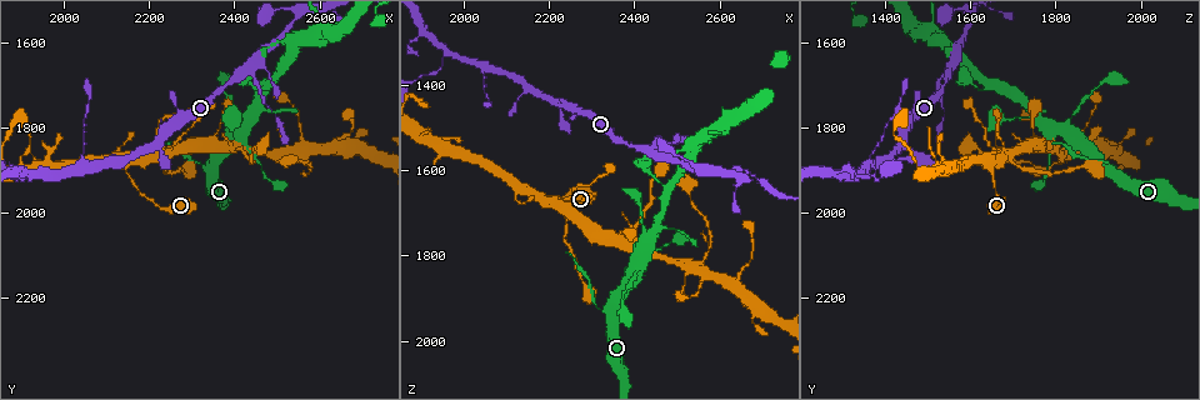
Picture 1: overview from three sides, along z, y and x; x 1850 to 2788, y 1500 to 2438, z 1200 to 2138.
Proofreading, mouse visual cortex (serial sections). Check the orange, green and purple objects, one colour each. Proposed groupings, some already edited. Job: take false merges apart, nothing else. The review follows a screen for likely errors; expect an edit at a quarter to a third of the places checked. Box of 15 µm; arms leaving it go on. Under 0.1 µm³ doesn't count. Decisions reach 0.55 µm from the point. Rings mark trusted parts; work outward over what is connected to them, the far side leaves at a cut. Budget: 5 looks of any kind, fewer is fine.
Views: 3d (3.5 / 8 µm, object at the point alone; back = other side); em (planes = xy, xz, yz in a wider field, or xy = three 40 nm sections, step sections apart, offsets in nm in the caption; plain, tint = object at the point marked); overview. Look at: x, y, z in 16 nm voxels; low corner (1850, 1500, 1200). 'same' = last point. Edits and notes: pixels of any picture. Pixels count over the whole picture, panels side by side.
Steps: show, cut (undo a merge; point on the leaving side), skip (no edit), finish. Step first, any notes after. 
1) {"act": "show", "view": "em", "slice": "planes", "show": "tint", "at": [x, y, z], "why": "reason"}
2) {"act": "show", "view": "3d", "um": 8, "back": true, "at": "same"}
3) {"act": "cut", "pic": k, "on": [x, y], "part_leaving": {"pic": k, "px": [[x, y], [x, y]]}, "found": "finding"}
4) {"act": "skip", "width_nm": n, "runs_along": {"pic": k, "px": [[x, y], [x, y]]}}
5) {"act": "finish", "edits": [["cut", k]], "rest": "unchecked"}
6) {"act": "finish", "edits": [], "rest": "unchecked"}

{"act": "show", "view": "3d", "um": 3.5, "at": [1965, 1920, 1330], "why": "thick turns thin"}

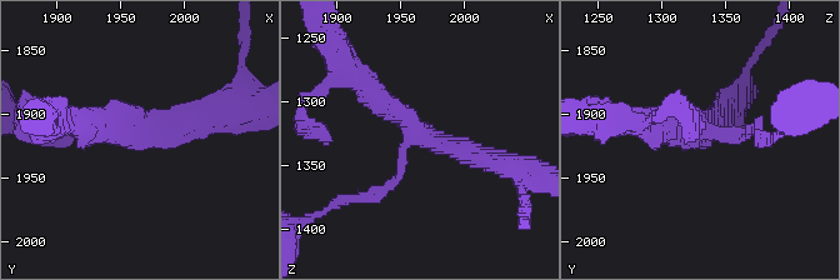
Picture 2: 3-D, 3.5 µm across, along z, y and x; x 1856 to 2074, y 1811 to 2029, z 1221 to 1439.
{"act": "show", "view": "em", "slice": "xy", "step": 1, "show": "tint", "at": [1958, 1914, 1326], "arms": 3, "arm_widths_nm": [150, 300, 350]}

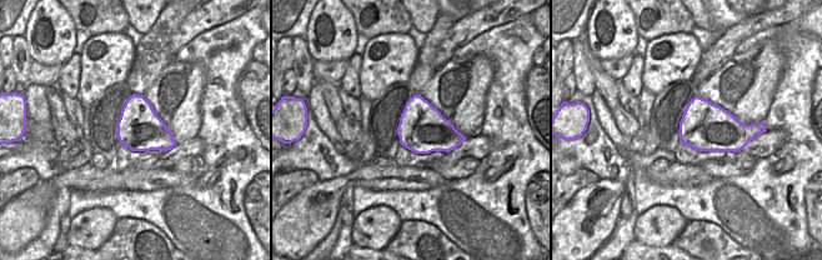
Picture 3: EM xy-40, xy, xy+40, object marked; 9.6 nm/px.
{"act": "skip", "runs_along": {"pic": 2, "px": [[489, 160], [413, 135], [355, 74]]}, "found": "all the same cell"}

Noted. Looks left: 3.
{"act": "show", "view": "3d", "um": 3.5, "at": [2210, 1975, 1670], "why": "thick turns thin"}

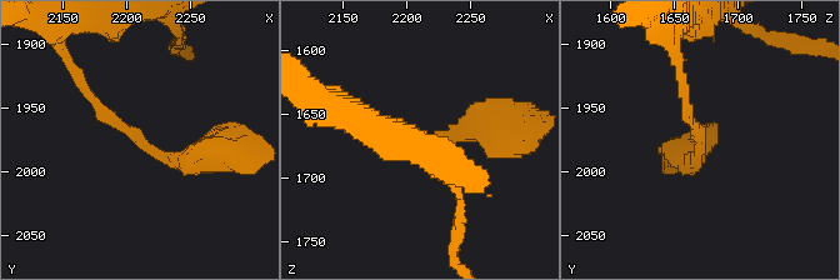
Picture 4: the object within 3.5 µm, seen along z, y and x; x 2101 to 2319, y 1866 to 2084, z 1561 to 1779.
{"act": "show", "view": "em", "slice": "planes", "show": "tint", "at": [2208, 1974, 1670], "arm_widths_nm": [150, 350]}

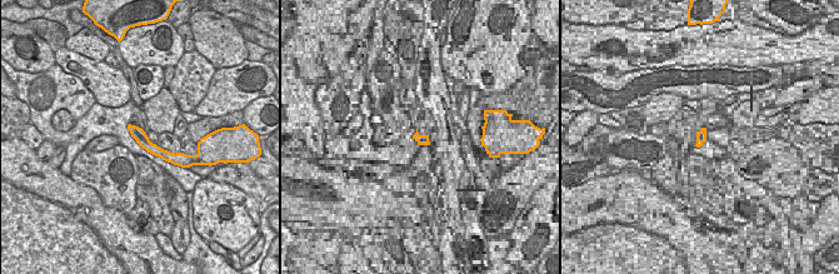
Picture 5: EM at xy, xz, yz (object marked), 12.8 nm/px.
{"act": "skip", "runs_along": {"pic": 4, "px": [[210, 151], [164, 159], [80, 79]]}, "found": "one cell here"}

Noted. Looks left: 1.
{"act": "finish", "edits": [], "rest": "unchecked"}

